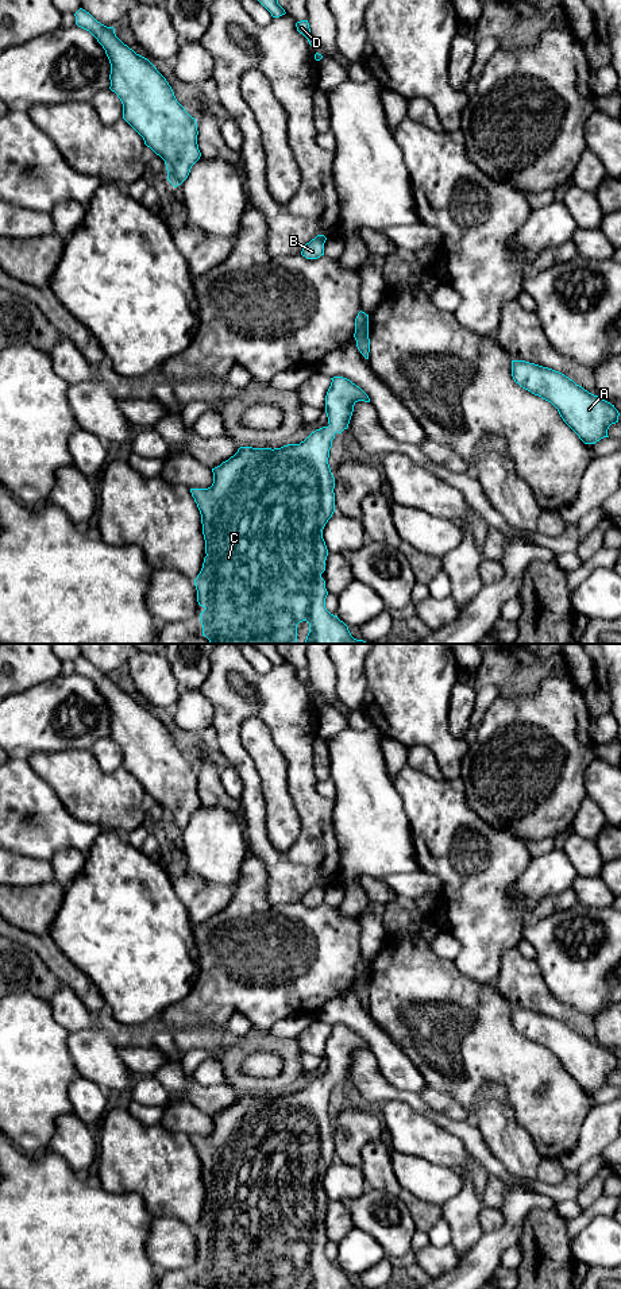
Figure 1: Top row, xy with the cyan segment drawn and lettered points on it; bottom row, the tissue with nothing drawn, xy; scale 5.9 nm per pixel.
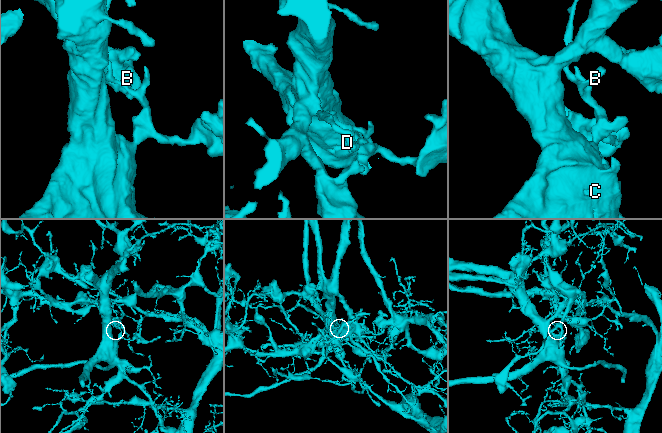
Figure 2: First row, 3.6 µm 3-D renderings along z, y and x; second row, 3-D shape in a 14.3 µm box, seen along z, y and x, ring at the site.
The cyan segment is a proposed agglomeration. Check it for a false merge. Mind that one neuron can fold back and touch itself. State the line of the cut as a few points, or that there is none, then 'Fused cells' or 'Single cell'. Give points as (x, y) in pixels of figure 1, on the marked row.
Split along xy (367, 327), (355, 331). Fused cells

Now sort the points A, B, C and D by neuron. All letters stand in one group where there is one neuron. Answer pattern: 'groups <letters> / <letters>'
groups A C / B D

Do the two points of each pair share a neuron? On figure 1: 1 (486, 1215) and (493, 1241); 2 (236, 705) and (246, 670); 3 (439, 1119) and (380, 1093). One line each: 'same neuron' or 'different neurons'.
1: different neurons
2: same neuron
3: same neuron

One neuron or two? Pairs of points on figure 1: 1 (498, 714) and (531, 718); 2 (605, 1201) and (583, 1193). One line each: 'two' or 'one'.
1: one
2: two

